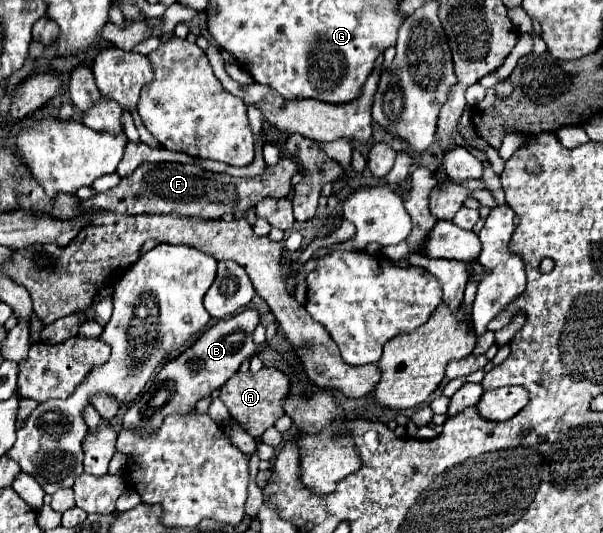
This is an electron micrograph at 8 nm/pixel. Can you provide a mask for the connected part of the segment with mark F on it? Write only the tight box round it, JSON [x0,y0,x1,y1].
[82,158,298,218]

